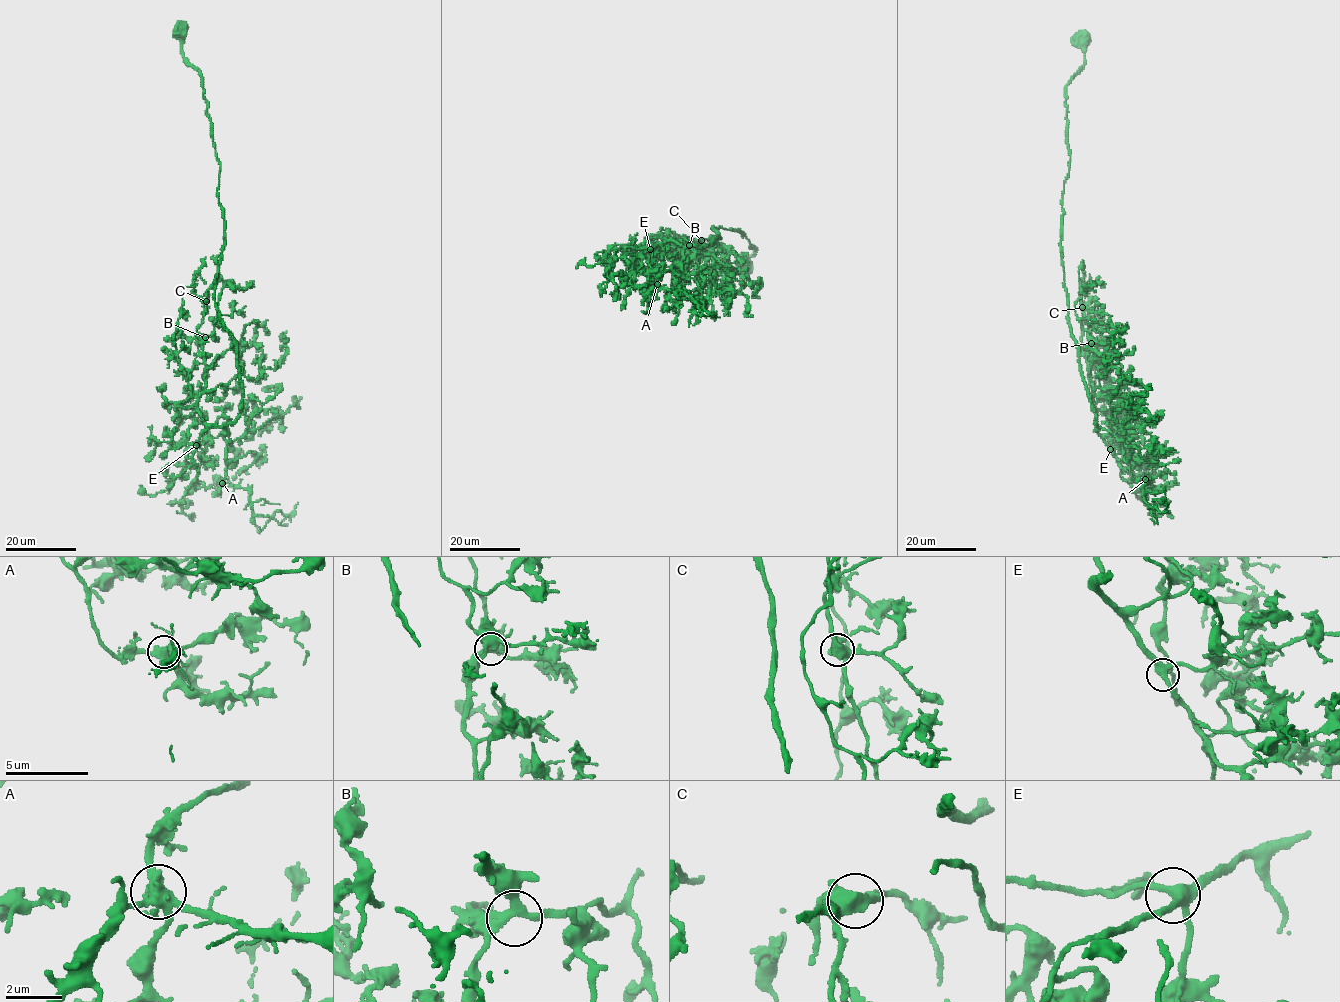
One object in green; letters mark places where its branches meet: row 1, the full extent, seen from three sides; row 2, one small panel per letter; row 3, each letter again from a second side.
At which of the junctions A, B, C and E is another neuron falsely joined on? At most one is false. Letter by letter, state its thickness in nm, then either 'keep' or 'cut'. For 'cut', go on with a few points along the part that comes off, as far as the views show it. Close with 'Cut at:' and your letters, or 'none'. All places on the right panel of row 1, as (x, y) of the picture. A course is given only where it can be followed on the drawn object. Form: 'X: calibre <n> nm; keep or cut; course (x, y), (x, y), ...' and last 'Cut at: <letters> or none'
A: calibre 440 nm; cut; course (1145, 480), (1142, 495), (1148, 507), (1153, 506), (1153, 500), (1162, 502), (1164, 487)
B: calibre 240 nm; keep
C: calibre 440 nm; keep
E: calibre 360 nm; keep
Cut at: A

